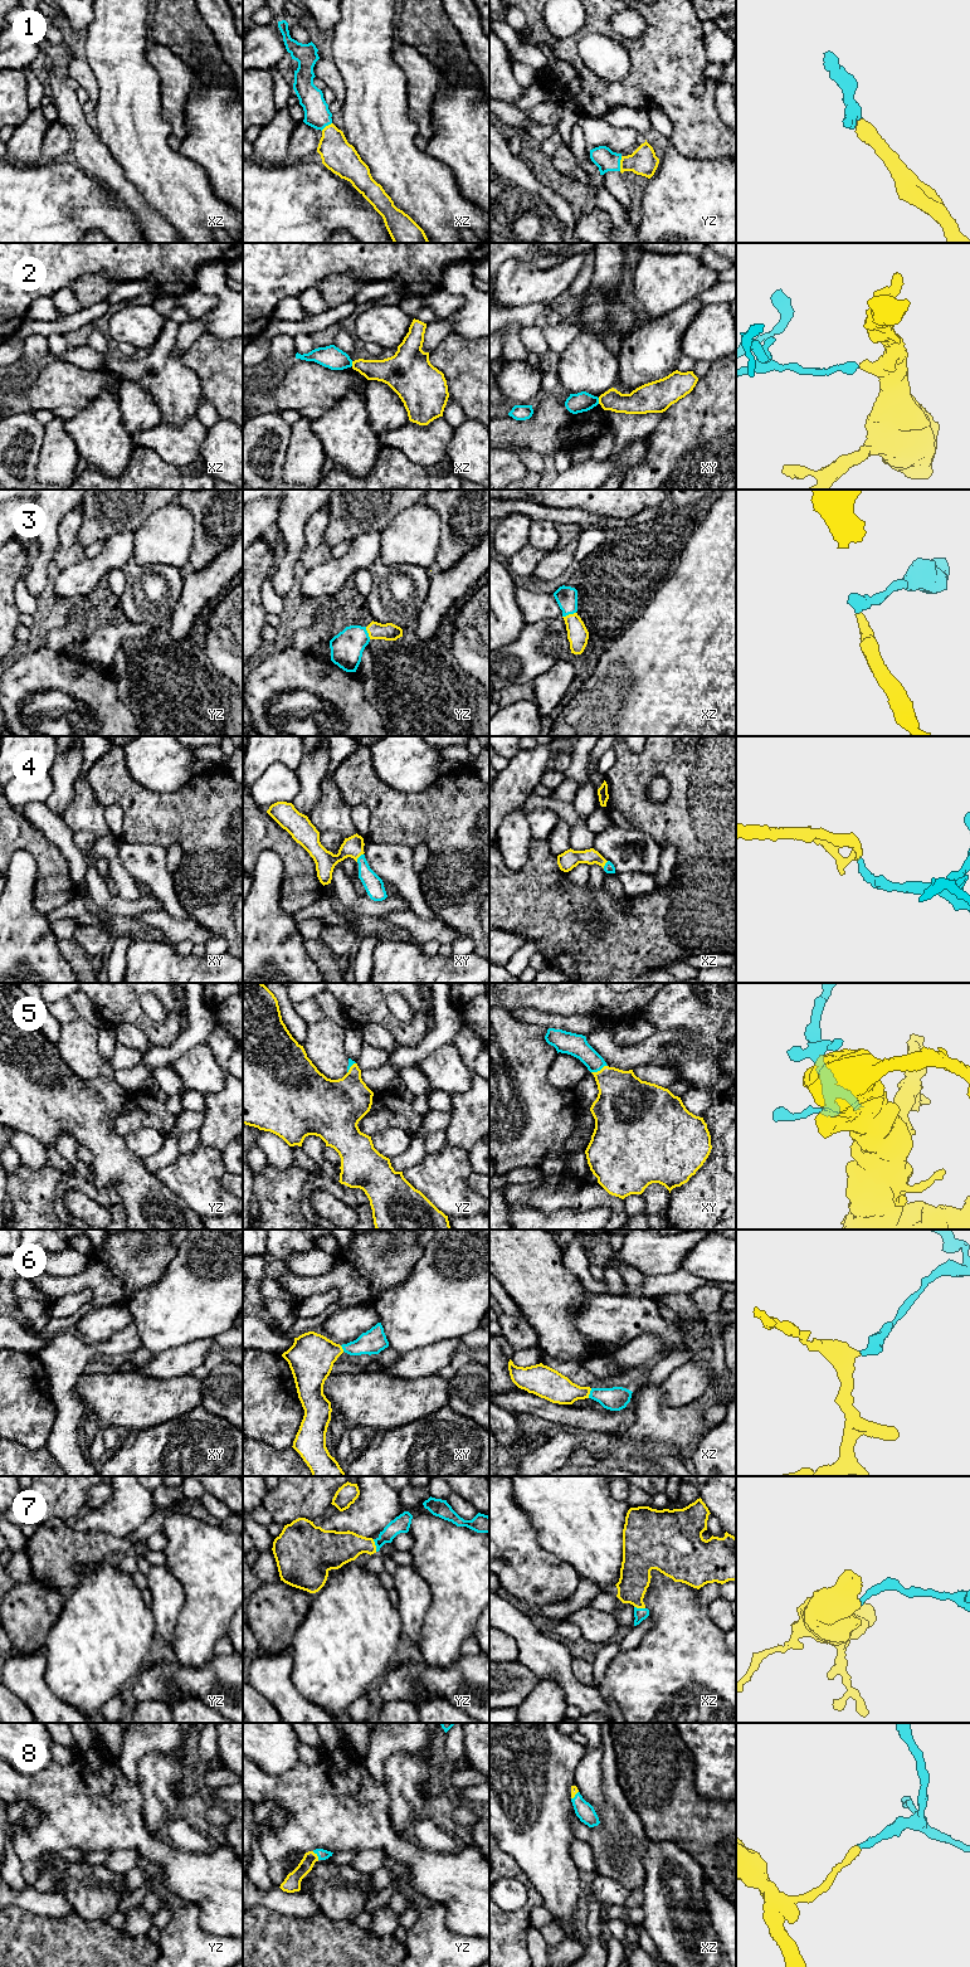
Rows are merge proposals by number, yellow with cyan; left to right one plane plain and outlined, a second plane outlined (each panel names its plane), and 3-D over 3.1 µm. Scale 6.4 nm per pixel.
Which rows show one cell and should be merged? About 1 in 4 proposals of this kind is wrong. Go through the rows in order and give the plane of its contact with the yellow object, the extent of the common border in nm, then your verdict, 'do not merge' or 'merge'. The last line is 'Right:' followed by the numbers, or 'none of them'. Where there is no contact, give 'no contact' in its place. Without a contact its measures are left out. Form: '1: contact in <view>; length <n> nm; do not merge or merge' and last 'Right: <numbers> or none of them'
1: contact in yz; length 100 nm; merge
2: contact in xy; length 40 nm; do not merge
3: contact in xz; length 90 nm; merge
4: contact in xy; length 70 nm; merge
5: contact in xy; length 120 nm; merge
6: contact in xz; length 70 nm; merge
7: contact in yz; length 80 nm; merge
8: contact in yz; length 70 nm; merge
Right: 1, 3, 4, 5, 6, 7, 8

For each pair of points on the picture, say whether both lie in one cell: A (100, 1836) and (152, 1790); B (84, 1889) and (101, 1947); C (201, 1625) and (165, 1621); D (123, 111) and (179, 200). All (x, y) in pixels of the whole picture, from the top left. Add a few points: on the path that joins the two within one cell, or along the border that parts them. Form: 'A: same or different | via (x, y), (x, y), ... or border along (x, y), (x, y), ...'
A: different | border along (136, 1781), (142, 1796), (142, 1816), (146, 1826)
B: different | border along (74, 1912), (84, 1919), (102, 1922)
C: different | border along (184, 1593), (184, 1605), (170, 1645)
D: same | via (135, 134), (145, 157), (165, 178)

